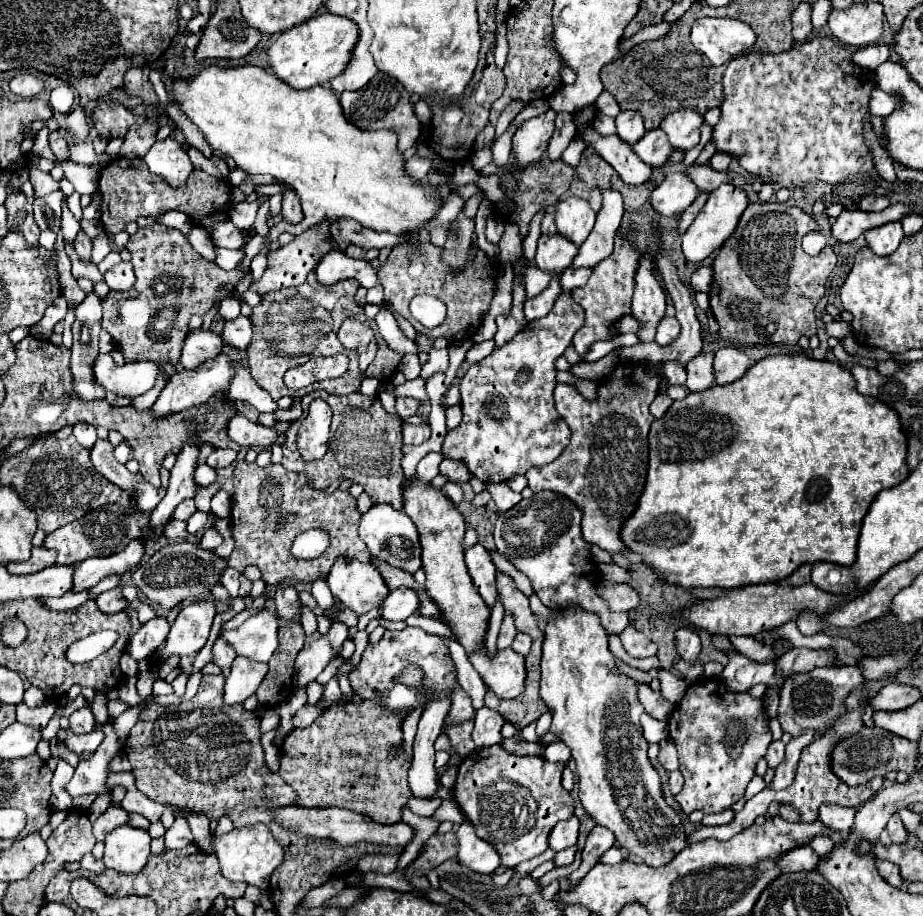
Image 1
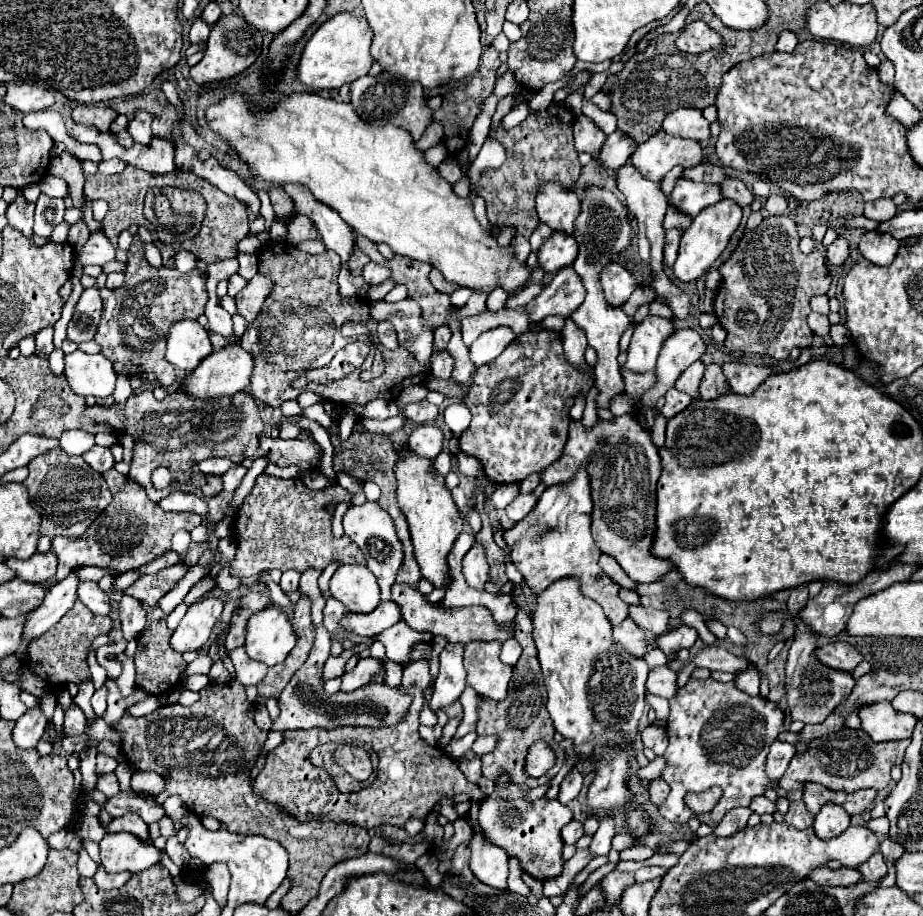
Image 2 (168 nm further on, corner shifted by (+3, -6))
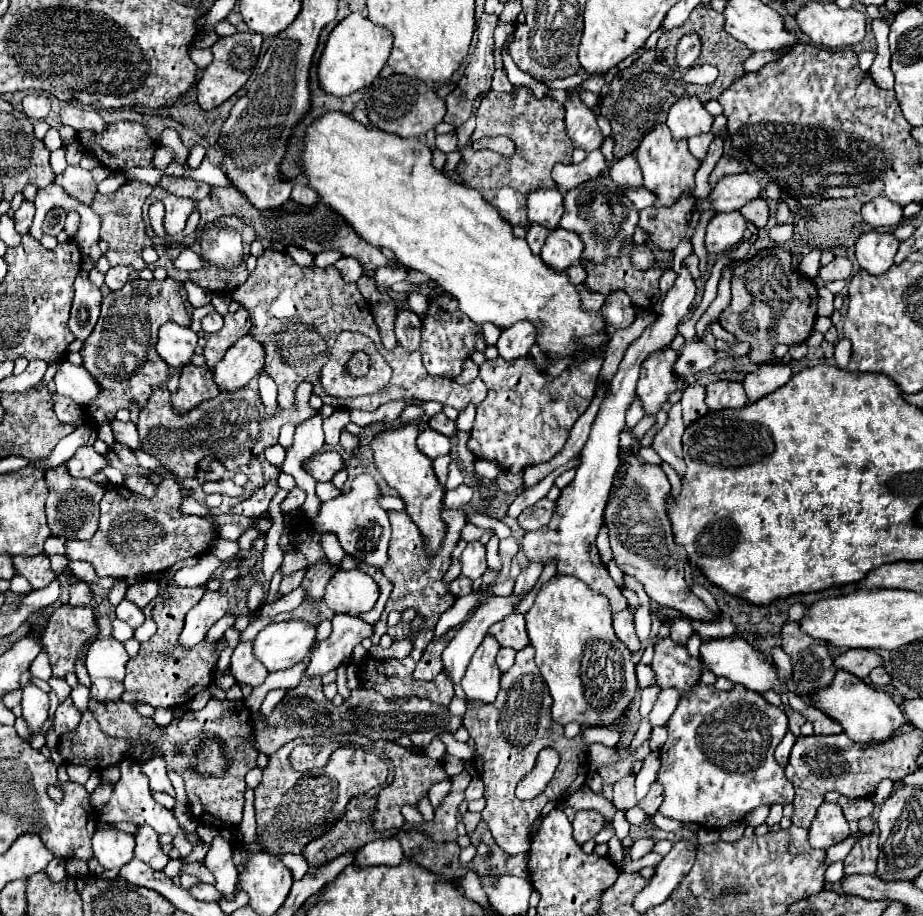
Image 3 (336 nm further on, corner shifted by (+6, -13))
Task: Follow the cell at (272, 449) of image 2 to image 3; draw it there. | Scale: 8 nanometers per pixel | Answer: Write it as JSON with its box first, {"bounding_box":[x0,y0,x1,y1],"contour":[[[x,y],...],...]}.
{"bounding_box":[307,450,347,482],"contour":[[[323,450],[315,454],[307,464],[307,472],[313,474],[317,482],[329,482],[339,470],[345,470],[345,468],[347,468],[347,462],[335,450]]]}

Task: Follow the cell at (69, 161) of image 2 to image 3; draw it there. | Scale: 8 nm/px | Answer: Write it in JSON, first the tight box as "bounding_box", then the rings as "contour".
{"bounding_box":[55,166,97,204],"contour":[[[67,166],[67,170],[63,174],[59,174],[55,182],[59,186],[63,186],[67,194],[75,196],[83,204],[91,204],[91,200],[97,194],[97,184],[95,184],[91,172],[83,170],[81,166]]]}

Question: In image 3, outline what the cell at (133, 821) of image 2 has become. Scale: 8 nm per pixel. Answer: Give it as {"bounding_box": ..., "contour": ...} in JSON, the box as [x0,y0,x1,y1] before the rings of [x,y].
{"bounding_box":[135,826,171,870],"contour":[[[141,826],[139,832],[135,834],[135,858],[143,860],[145,864],[149,864],[153,870],[163,870],[167,866],[167,862],[171,860],[159,844],[159,836],[155,834],[155,830]]]}

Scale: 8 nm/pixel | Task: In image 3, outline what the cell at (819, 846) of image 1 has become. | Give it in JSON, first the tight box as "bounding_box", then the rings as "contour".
{"bounding_box":[825,862,843,886],"contour":[[[835,862],[835,864],[831,864],[825,870],[825,882],[827,882],[827,886],[839,882],[841,878],[843,878],[843,862]]]}

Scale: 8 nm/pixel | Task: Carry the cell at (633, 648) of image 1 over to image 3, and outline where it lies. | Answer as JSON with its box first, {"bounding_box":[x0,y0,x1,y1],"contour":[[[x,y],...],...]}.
{"bounding_box":[613,608,641,652],"contour":[[[625,608],[623,612],[615,612],[615,614],[613,614],[613,628],[615,628],[617,638],[623,640],[631,652],[637,652],[637,650],[639,650],[641,642],[639,642],[637,634],[635,634],[633,610]]]}

